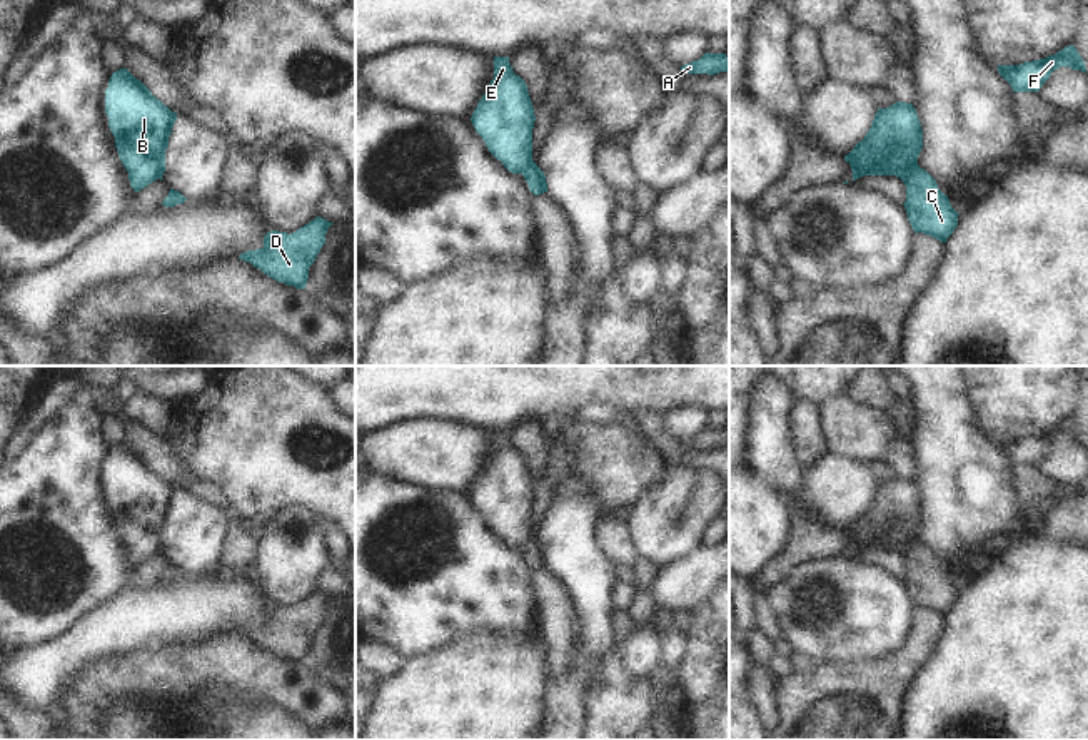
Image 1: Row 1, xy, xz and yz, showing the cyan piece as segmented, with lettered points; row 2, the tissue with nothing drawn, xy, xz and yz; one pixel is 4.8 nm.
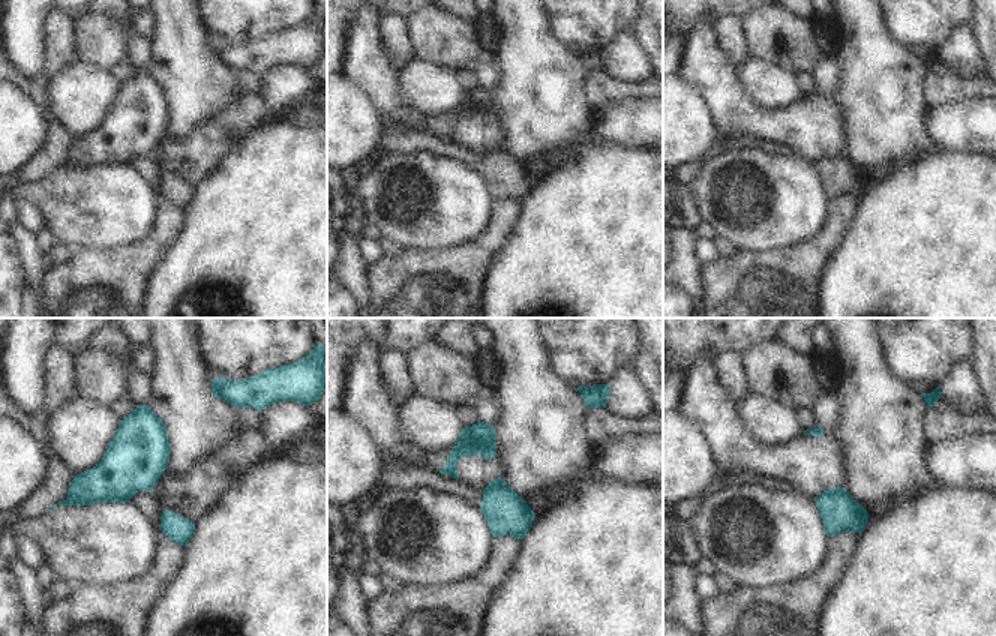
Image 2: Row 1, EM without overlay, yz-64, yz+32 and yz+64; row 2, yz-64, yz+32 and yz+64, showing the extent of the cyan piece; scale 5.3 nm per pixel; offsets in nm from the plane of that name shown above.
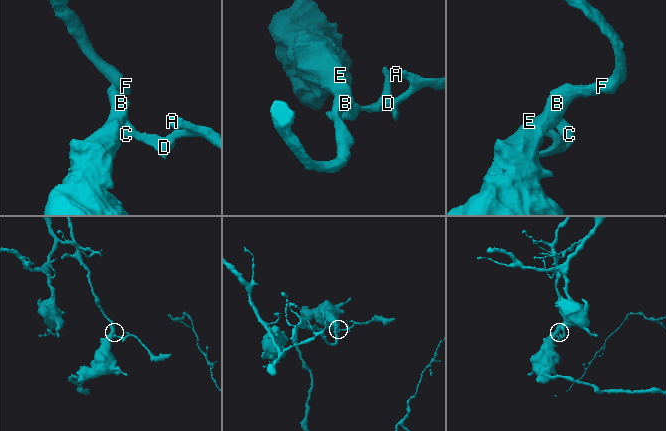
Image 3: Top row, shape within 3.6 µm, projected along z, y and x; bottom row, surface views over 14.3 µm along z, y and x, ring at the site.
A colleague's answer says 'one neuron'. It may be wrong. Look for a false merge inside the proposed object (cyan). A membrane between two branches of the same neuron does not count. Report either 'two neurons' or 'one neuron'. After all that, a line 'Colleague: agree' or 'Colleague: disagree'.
two neurons
Colleague: disagree

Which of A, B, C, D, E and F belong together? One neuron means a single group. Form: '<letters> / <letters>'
A C D / B E F

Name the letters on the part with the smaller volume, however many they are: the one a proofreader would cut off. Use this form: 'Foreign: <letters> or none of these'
Foreign: A, C, D

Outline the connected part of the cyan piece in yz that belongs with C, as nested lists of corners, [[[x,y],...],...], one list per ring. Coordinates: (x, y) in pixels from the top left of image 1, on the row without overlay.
[[[918,538],[901,551],[906,560],[906,576],[903,578],[913,605],[931,610],[941,616],[953,608],[958,600],[958,586],[951,581],[936,555]]]

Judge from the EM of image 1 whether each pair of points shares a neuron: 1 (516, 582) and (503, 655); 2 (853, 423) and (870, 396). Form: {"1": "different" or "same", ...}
{"1": "different", "2": "different"}

